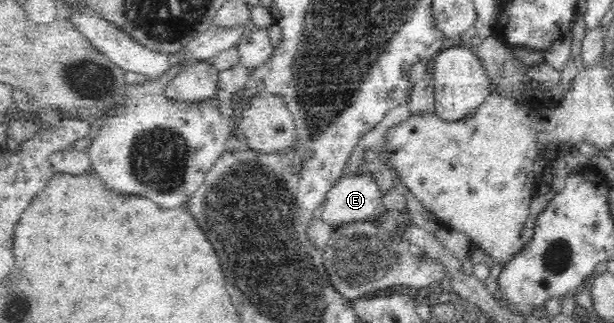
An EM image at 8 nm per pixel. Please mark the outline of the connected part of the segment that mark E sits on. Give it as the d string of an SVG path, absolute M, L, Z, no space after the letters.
M368 174L359 175L354 180L336 182L323 204L322 219L332 228L369 220L381 210L382 194Z

